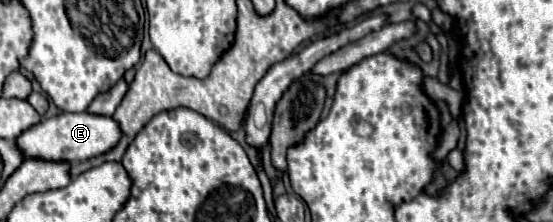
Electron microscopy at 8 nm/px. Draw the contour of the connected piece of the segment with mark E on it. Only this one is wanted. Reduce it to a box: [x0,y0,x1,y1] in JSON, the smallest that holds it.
[16,111,122,161]

